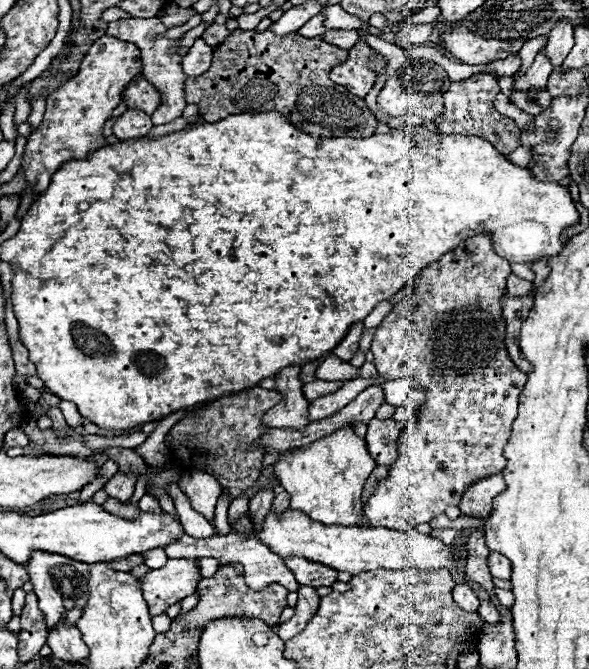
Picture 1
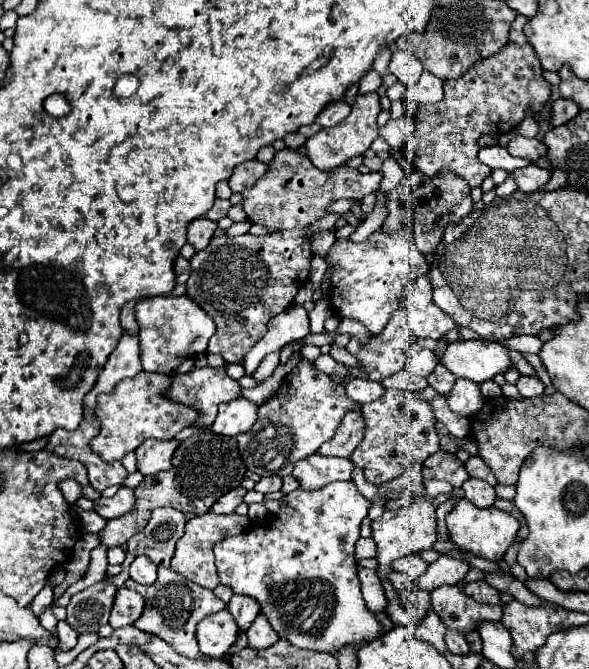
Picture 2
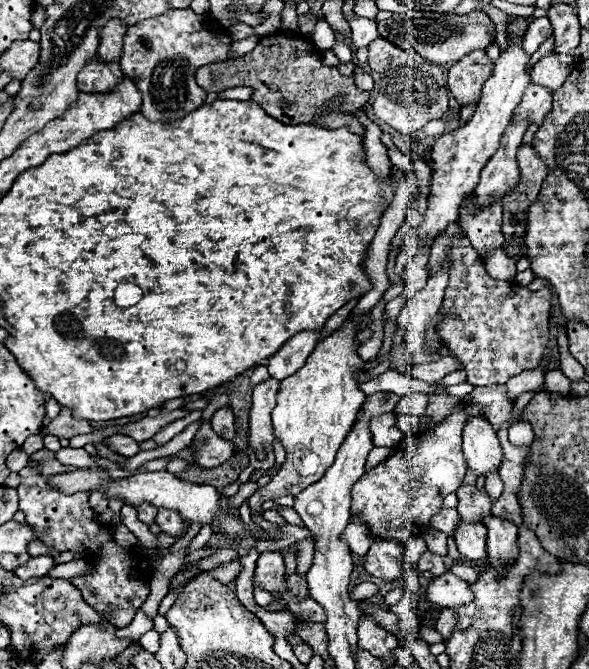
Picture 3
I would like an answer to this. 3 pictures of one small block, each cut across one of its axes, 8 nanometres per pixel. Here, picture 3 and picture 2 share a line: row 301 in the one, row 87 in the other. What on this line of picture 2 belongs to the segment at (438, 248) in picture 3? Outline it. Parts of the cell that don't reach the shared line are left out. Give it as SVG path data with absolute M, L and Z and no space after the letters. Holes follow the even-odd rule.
M506 44L498 54L478 60L464 76L458 80L444 82L444 98L436 104L420 104L414 116L416 132L414 132L414 146L412 146L412 164L416 170L424 172L426 176L438 176L442 170L450 170L456 176L462 176L470 188L482 186L482 182L490 176L490 168L480 164L478 160L478 138L482 134L504 134L518 126L526 114L526 108L532 106L534 112L544 106L550 98L550 84L542 78L540 60L530 44L514 46Z

